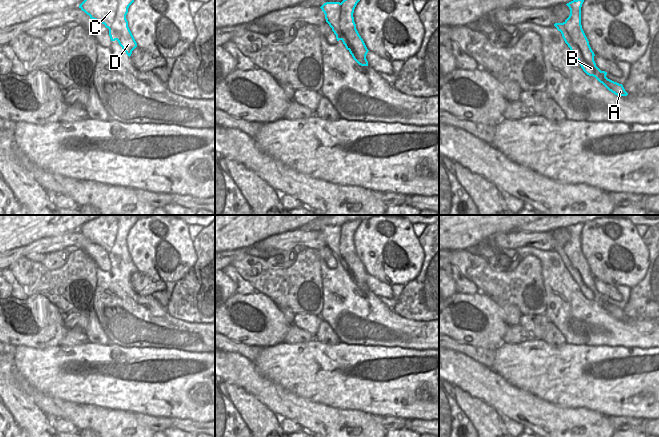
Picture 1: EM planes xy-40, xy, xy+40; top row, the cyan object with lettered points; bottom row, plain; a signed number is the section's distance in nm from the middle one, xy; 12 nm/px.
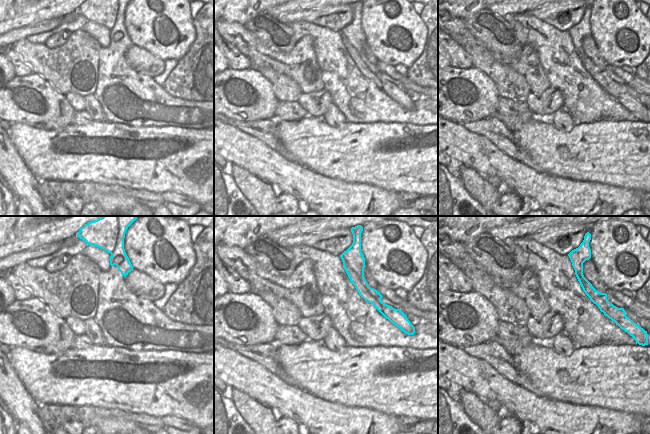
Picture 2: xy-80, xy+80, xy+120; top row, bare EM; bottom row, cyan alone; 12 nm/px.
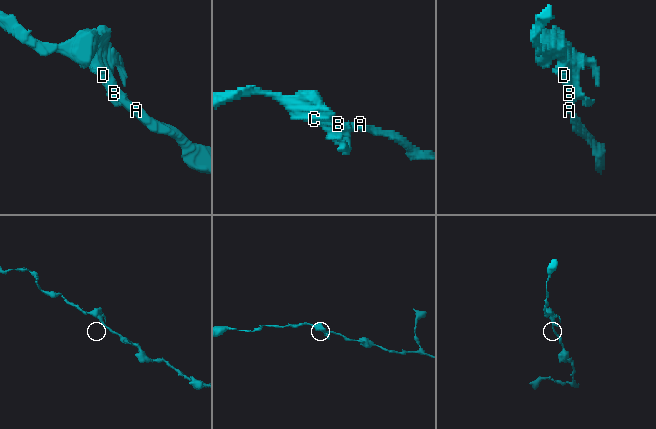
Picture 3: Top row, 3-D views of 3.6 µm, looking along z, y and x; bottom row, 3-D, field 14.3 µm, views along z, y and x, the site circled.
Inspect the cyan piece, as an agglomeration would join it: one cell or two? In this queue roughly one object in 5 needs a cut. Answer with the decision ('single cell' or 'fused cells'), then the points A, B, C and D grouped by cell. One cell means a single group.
single cell; groups A B C D

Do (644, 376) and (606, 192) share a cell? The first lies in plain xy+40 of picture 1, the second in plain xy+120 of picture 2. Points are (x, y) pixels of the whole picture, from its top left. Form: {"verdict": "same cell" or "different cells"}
{"verdict": "different cells"}

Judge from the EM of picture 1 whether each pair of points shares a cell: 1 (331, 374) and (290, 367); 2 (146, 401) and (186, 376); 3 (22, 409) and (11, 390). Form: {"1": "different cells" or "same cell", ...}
{"1": "same cell", "2": "same cell", "3": "same cell"}

